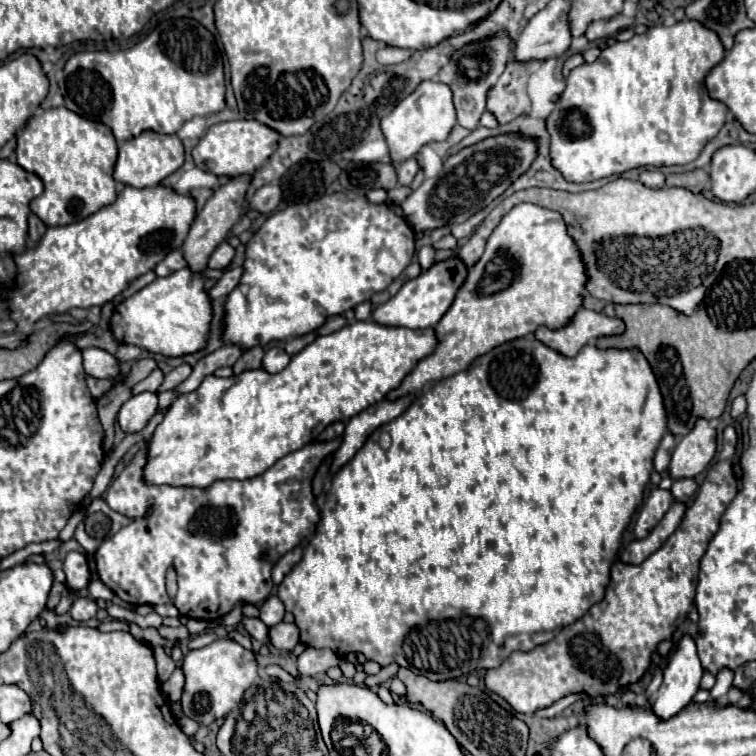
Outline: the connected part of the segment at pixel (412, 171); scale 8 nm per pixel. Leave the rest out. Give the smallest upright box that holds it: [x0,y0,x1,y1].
[397,156,419,186]

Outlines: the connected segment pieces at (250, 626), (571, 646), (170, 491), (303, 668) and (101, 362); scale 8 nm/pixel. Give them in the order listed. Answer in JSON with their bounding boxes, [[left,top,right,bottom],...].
[[241,618,269,642],[485,454,737,714],[95,440,339,622],[299,648,341,676],[83,348,119,378]]

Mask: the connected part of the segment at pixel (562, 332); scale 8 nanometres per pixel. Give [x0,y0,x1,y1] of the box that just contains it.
[535,308,625,356]

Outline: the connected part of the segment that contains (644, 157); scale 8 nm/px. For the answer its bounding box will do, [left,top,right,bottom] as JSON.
[547,18,727,182]

